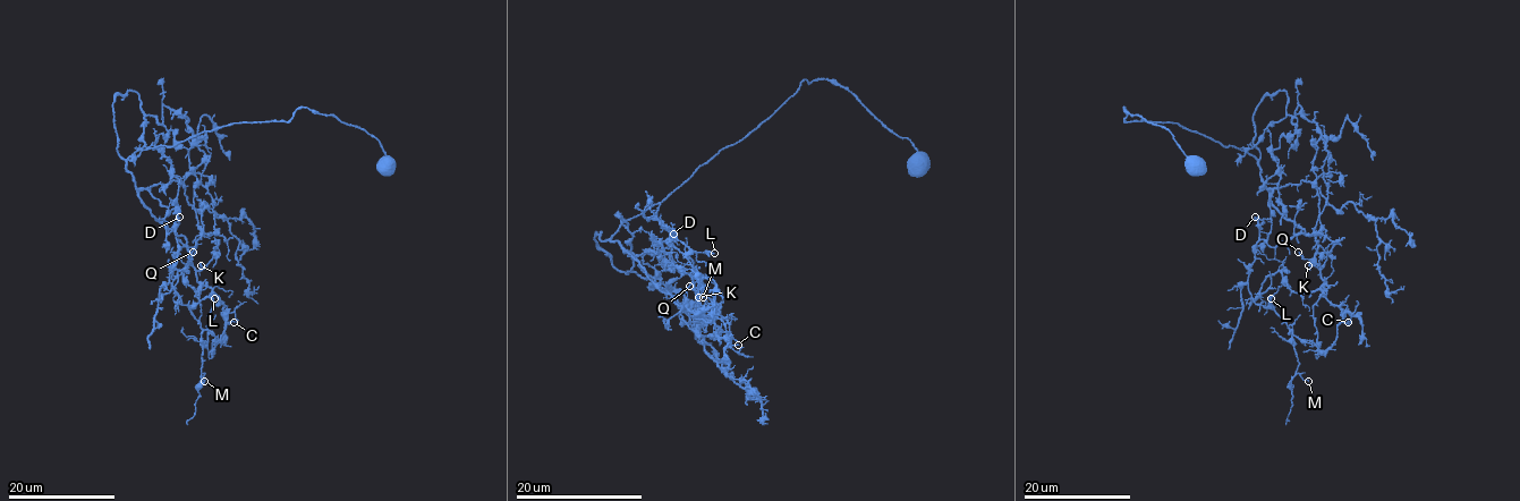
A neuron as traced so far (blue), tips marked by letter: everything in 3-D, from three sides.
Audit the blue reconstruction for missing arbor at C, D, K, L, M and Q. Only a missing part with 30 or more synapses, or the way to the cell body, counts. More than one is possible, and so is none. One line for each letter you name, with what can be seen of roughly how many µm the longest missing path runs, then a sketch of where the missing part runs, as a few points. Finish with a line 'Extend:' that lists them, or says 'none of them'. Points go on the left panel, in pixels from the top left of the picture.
Extend: none of them

